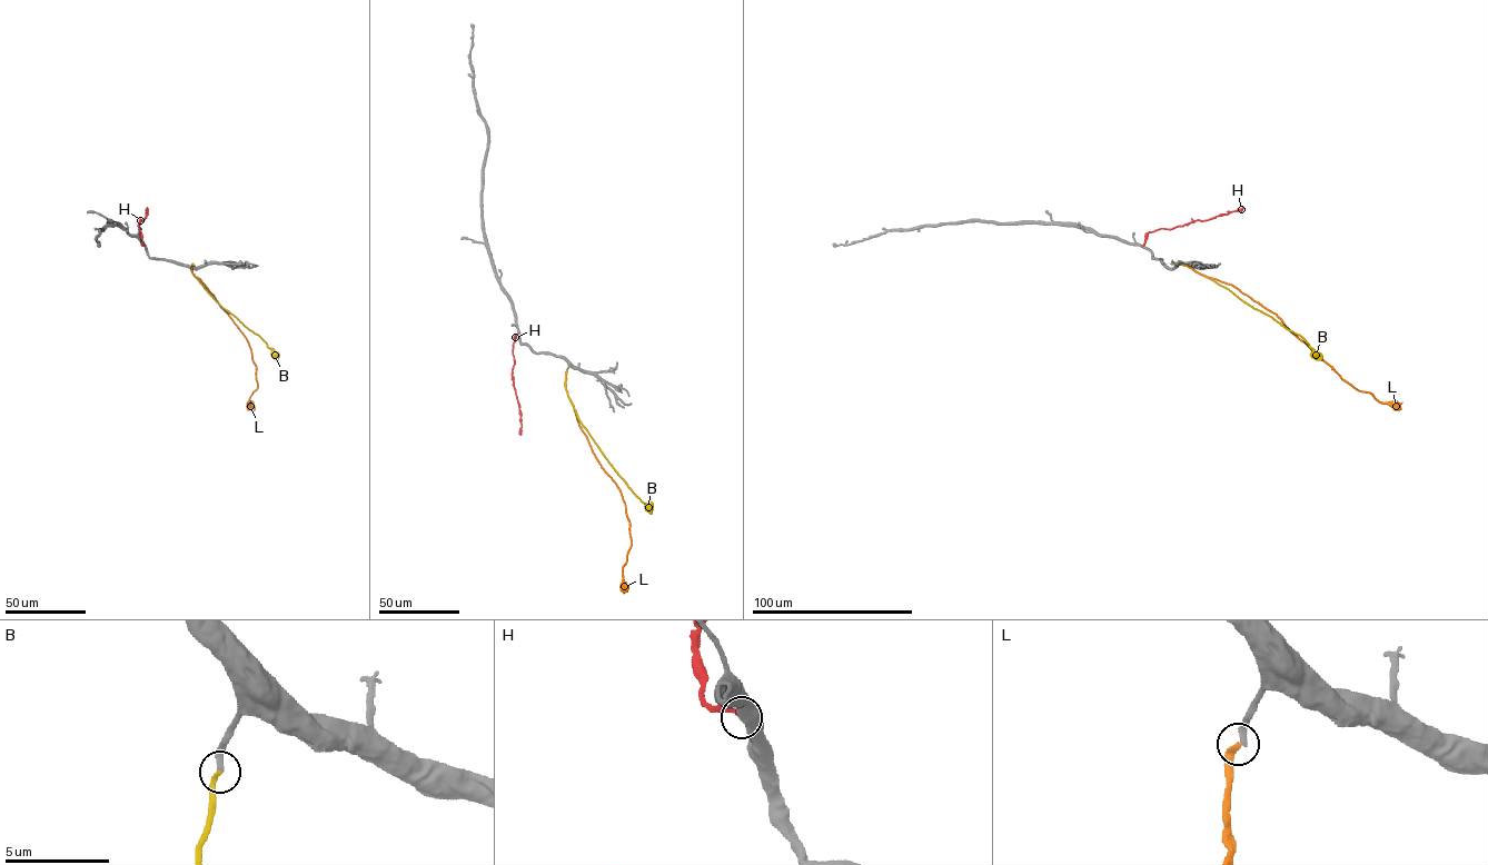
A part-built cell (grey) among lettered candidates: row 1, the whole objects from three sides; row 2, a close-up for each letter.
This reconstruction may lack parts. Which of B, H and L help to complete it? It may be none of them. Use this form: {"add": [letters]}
{"add": ["B"]}

